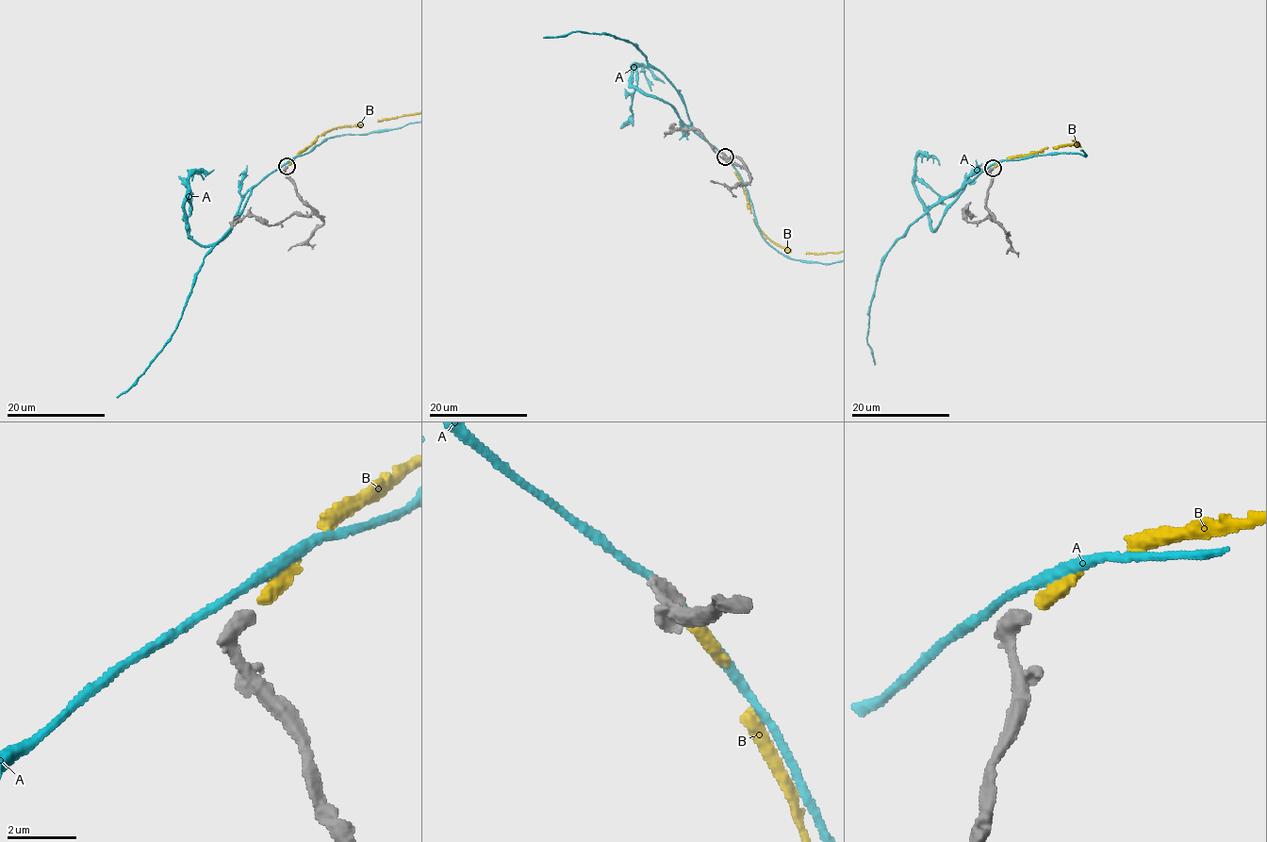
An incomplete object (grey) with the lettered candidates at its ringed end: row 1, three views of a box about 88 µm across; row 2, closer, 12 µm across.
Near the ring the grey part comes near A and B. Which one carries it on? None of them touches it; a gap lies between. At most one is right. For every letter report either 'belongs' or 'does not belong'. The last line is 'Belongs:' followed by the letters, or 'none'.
A: does not belong
B: belongs
Belongs: B

